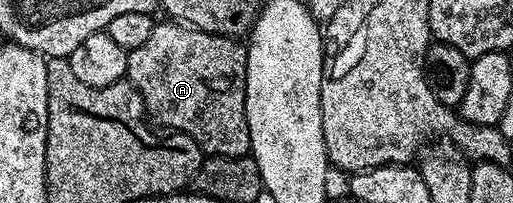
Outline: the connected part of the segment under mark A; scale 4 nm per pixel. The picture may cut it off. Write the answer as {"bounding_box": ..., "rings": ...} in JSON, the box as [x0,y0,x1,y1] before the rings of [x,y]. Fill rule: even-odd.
{"bounding_box":[126,19,250,157],"rings":[[[173,19],[155,24],[152,35],[141,47],[126,55],[126,77],[142,97],[145,116],[167,130],[187,133],[202,148],[203,154],[215,157],[245,157],[250,153],[250,135],[246,118],[246,45],[233,37],[206,33]]]}

